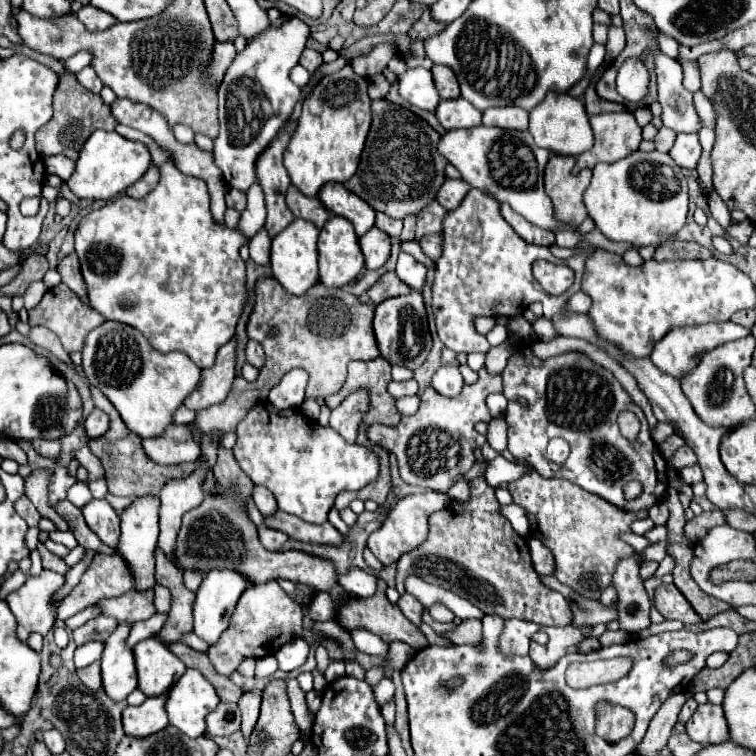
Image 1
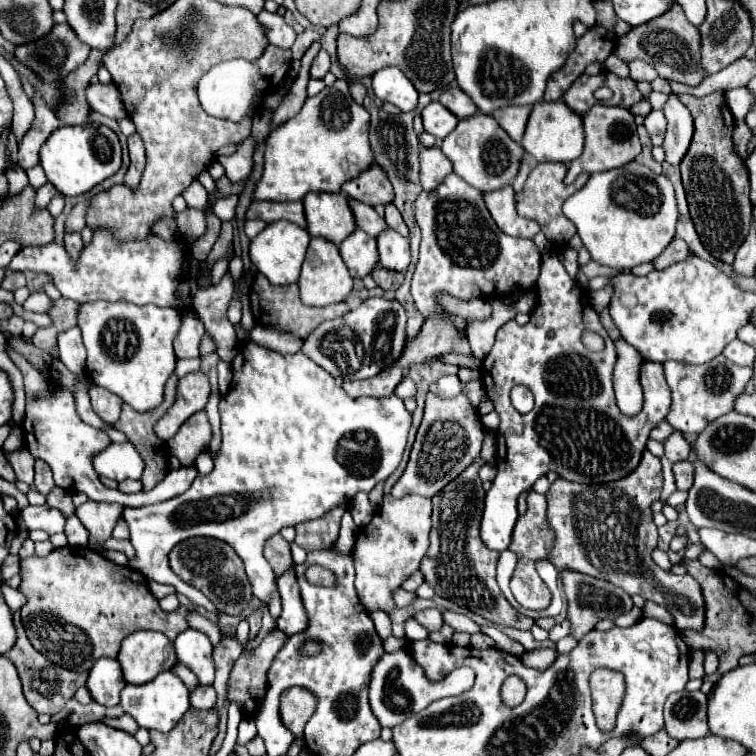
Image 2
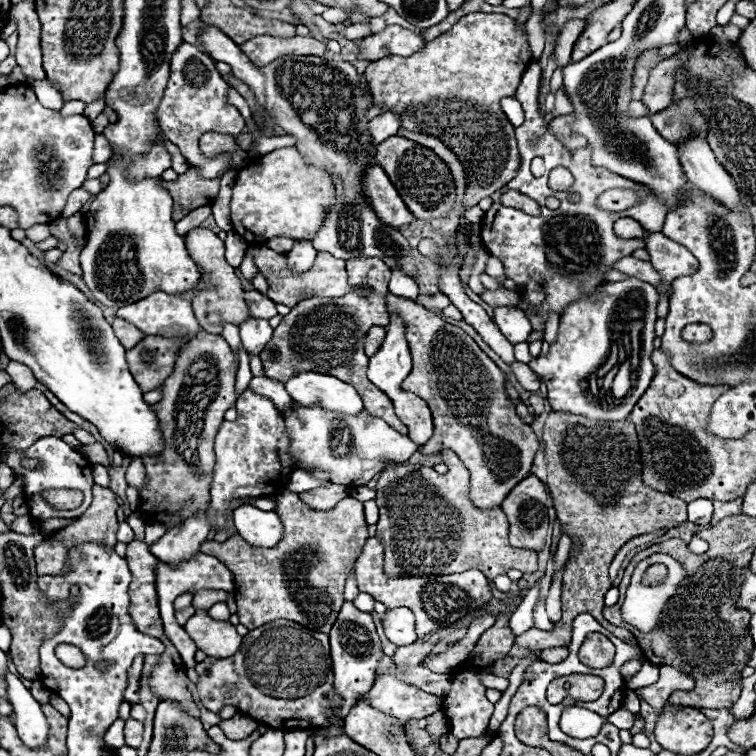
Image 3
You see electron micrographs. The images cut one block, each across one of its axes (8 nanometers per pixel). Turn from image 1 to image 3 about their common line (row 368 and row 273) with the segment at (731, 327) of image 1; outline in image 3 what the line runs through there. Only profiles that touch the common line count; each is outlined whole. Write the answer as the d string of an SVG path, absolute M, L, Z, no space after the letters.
M662 232L646 234L644 240L652 266L662 272L662 284L670 284L678 276L694 274L698 270L698 260L692 256L692 252L668 236L662 236Z

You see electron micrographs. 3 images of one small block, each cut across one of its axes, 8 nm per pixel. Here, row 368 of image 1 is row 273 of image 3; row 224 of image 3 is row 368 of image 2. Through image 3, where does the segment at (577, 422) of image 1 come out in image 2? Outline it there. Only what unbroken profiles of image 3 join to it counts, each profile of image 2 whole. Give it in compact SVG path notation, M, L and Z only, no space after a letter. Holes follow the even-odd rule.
M546 254L546 256L542 258L542 270L540 270L540 278L538 278L538 284L536 284L536 292L538 292L538 306L530 312L530 322L524 324L524 326L520 326L520 324L516 324L514 320L508 320L508 322L498 330L498 334L496 334L496 344L492 346L490 354L482 360L482 368L480 368L480 372L482 372L482 382L484 382L484 390L486 390L488 398L494 402L494 408L496 408L496 412L500 414L500 420L502 420L502 422L500 422L500 428L496 430L496 444L498 444L498 450L496 450L496 470L498 470L498 474L496 474L496 478L494 478L494 482L492 482L492 488L486 492L486 508L484 508L484 518L482 518L482 524L480 524L482 542L484 542L488 548L496 550L496 552L504 552L504 550L510 546L512 530L514 530L514 524L516 524L516 520L518 520L516 498L518 498L520 492L530 490L532 484L534 484L540 476L546 476L550 470L556 472L560 478L574 480L574 482L578 482L578 484L604 484L604 482L612 482L612 480L620 480L620 478L628 476L628 474L640 464L642 452L644 452L646 442L648 442L648 438L650 438L650 430L652 430L654 426L658 426L662 420L666 420L666 416L668 416L668 412L670 412L670 404L672 404L670 388L668 388L666 378L664 378L664 374L662 374L662 366L660 366L658 362L644 362L644 364L642 364L642 370L640 370L640 384L642 384L642 388L644 388L644 406L642 406L642 410L640 410L638 414L634 414L634 416L624 416L624 414L620 412L620 408L618 408L618 404L616 404L616 398L614 398L614 388L612 388L612 368L614 368L614 364L616 364L616 348L614 348L614 342L610 340L608 332L604 330L598 312L592 308L592 304L590 304L590 300L588 300L588 294L582 292L582 288L576 284L576 280L572 280L572 278L568 276L566 268L562 266L562 262L558 260L556 254ZM550 330L554 332L554 336L548 336ZM584 330L592 330L592 332L600 334L600 336L604 338L604 342L606 342L604 350L600 350L600 352L590 352L588 348L584 348L584 344L582 344L582 340L580 340ZM518 384L526 386L526 388L532 392L532 396L534 396L534 408L532 408L528 414L518 414L518 410L516 410L516 408L512 406L512 402L510 402L510 390L512 390L514 386L518 386Z

